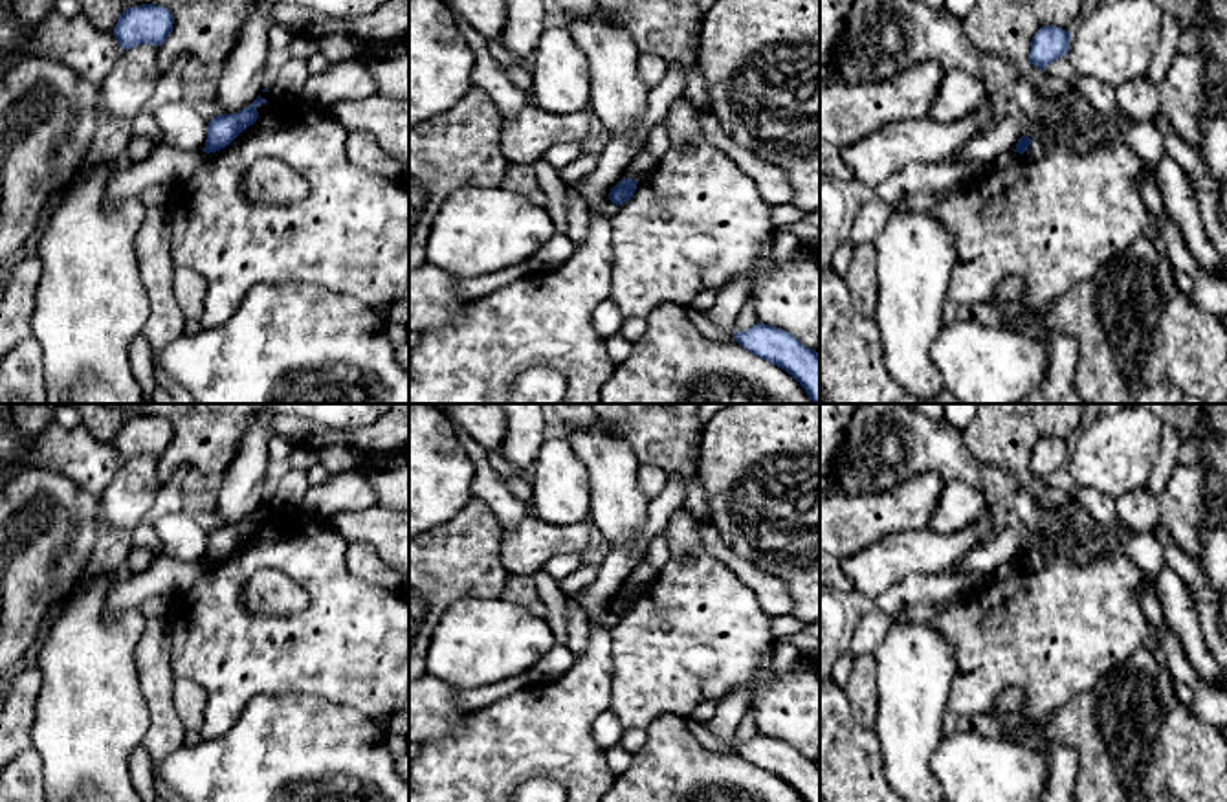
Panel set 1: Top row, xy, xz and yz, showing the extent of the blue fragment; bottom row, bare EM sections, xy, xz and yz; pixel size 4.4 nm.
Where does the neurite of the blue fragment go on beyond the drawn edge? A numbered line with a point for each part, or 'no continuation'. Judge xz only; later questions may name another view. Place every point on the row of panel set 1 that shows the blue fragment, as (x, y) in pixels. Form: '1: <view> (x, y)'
no continuation

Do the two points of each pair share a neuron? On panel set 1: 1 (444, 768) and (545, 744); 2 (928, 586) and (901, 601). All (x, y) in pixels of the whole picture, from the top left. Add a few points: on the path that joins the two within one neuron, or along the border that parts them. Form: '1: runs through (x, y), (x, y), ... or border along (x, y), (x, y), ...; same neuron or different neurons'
1: runs through (470, 768), (475, 768), (503, 744), (519, 744); same neuron
2: runs through (921, 588), (908, 593); same neuron

